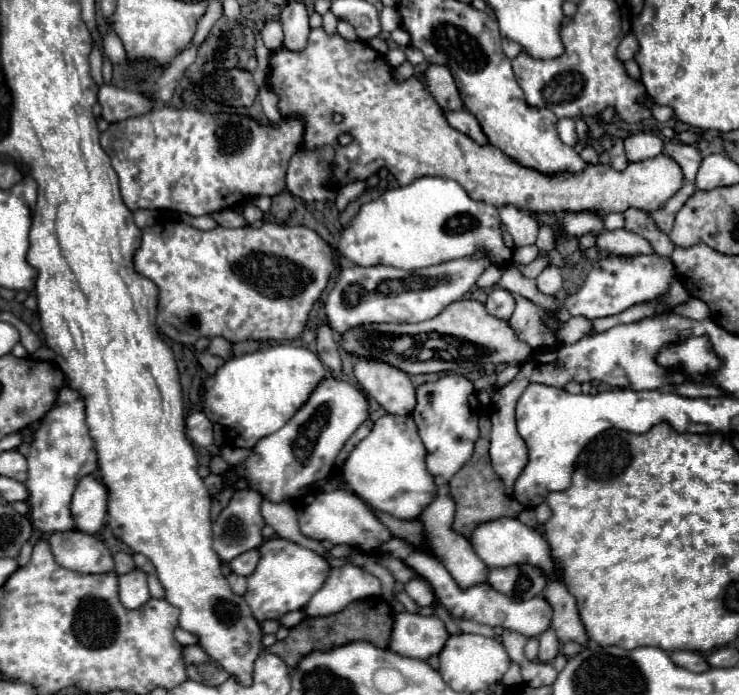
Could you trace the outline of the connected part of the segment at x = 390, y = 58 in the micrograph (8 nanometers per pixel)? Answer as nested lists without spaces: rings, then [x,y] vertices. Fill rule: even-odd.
[[[393,48],[385,54],[385,59],[392,68],[396,68],[406,60],[406,55],[402,49]]]

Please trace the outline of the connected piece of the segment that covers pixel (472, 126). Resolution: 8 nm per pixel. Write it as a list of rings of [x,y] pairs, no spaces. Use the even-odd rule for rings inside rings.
[[[467,110],[445,112],[445,118],[447,118],[447,122],[449,122],[455,130],[459,130],[459,132],[467,134],[467,136],[469,136],[469,138],[473,138],[477,144],[481,144],[481,146],[489,144],[489,140],[487,140],[487,136],[483,134],[483,130],[481,130],[481,126],[479,126],[477,118],[473,118],[473,114],[471,114],[471,112],[467,112]]]

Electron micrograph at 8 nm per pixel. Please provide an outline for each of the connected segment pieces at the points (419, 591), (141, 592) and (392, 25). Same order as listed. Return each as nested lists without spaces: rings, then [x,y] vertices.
[[[411,580],[405,584],[405,592],[411,596],[411,600],[417,606],[431,606],[435,602],[435,596],[425,580]]]
[[[135,568],[129,574],[119,576],[119,596],[125,608],[143,606],[151,598],[147,588],[147,574],[141,568]]]
[[[383,8],[381,12],[381,26],[385,32],[393,32],[395,28],[401,26],[401,14],[397,8]]]

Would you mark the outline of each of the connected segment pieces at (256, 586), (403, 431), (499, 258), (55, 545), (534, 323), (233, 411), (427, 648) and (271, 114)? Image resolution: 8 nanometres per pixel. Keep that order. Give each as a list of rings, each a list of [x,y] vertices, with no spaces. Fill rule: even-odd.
[[[283,538],[265,540],[259,546],[259,554],[261,554],[259,564],[255,572],[247,576],[247,592],[243,594],[245,602],[249,604],[253,616],[259,622],[269,620],[269,618],[279,618],[287,612],[305,608],[311,596],[323,586],[331,570],[329,562],[323,556]]]
[[[385,414],[377,420],[371,434],[349,454],[343,466],[343,476],[347,486],[371,508],[387,512],[395,518],[415,520],[437,494],[437,484],[425,466],[425,456],[427,450],[419,438],[413,418]]]
[[[439,176],[419,178],[409,186],[387,190],[381,198],[363,204],[351,226],[341,232],[341,240],[337,244],[337,252],[357,266],[385,264],[403,270],[419,270],[433,264],[443,264],[453,258],[473,258],[479,250],[487,252],[491,256],[491,262],[501,268],[513,262],[513,250],[507,248],[503,242],[499,210],[487,202],[477,202],[469,198],[469,194],[455,180]]]
[[[79,530],[53,532],[47,536],[55,562],[73,572],[101,574],[113,570],[113,556],[105,544]]]
[[[517,296],[517,308],[513,316],[509,318],[511,326],[515,326],[515,332],[533,348],[533,350],[553,350],[557,346],[557,340],[545,326],[543,312],[537,304],[531,300]]]
[[[269,346],[229,358],[215,376],[207,378],[203,384],[203,412],[211,422],[219,422],[227,428],[233,446],[251,448],[259,438],[285,426],[323,380],[325,368],[311,350],[299,346]]]
[[[401,612],[395,616],[389,648],[401,656],[427,660],[443,650],[447,638],[449,632],[437,614],[419,616]]]
[[[267,86],[261,88],[261,92],[259,92],[259,102],[261,102],[261,106],[263,106],[263,114],[267,116],[267,120],[269,120],[273,126],[277,126],[277,124],[281,122],[279,112],[277,112],[277,98],[275,98],[275,94],[273,94]]]

